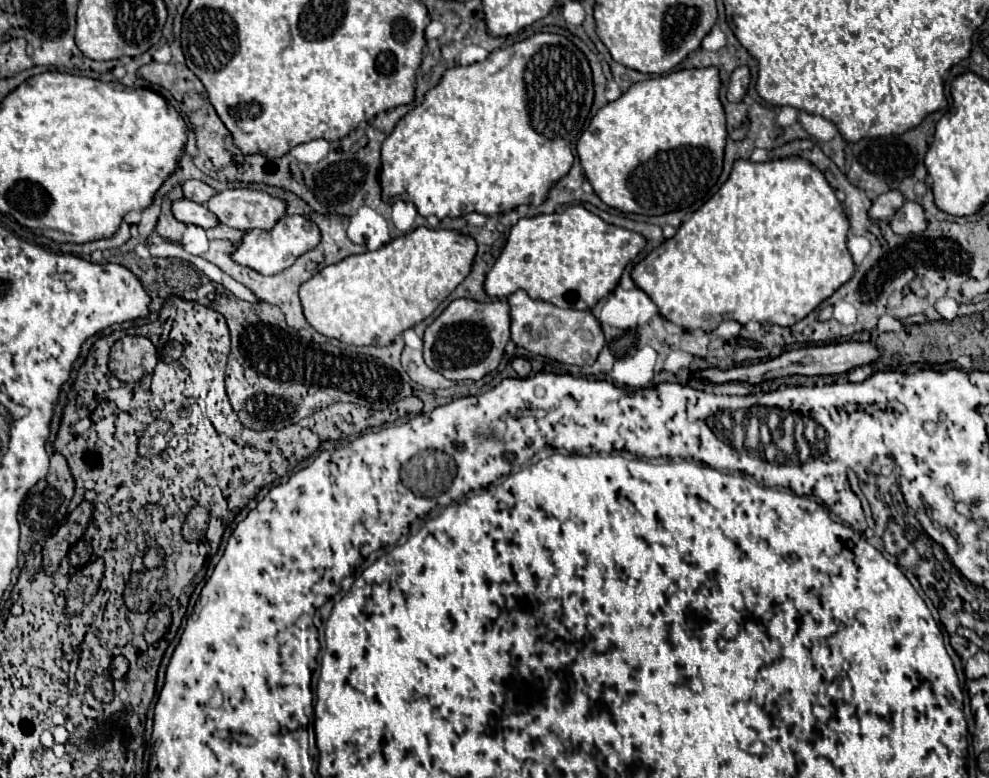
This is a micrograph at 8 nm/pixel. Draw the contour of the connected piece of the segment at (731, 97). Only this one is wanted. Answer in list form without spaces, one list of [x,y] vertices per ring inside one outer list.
[[[746,66],[736,68],[730,76],[730,82],[728,82],[728,92],[726,92],[728,102],[740,102],[742,96],[746,94],[748,82],[750,82],[750,70]]]

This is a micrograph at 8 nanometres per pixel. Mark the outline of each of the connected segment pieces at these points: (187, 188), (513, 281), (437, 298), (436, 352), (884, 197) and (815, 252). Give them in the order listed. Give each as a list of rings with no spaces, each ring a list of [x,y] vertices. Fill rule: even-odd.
[[[186,180],[186,182],[182,184],[182,192],[184,192],[184,198],[194,200],[194,202],[198,202],[198,204],[204,204],[210,196],[216,194],[214,188],[210,188],[208,184],[204,184],[204,182],[200,182],[200,180]]]
[[[584,206],[520,218],[512,226],[500,258],[486,274],[484,292],[490,298],[506,298],[516,290],[524,290],[530,298],[552,302],[560,308],[590,310],[614,290],[624,266],[638,256],[644,244],[640,234],[606,224]]]
[[[418,226],[374,252],[354,254],[318,270],[300,286],[304,316],[318,334],[344,344],[388,346],[404,330],[428,318],[466,278],[474,254],[472,238]]]
[[[454,300],[424,332],[424,362],[448,380],[480,380],[484,374],[498,368],[504,346],[510,340],[508,302],[474,302]]]
[[[890,190],[886,194],[880,194],[876,200],[872,200],[872,206],[868,210],[868,218],[888,222],[902,204],[904,204],[904,198],[902,198],[902,194],[898,194],[898,190]]]
[[[798,156],[764,164],[736,160],[730,178],[678,228],[676,236],[664,240],[632,268],[632,280],[650,294],[662,318],[688,332],[712,332],[726,318],[740,324],[758,320],[794,326],[852,278],[854,262],[846,248],[846,234],[848,220],[842,216],[842,204],[814,164]]]

